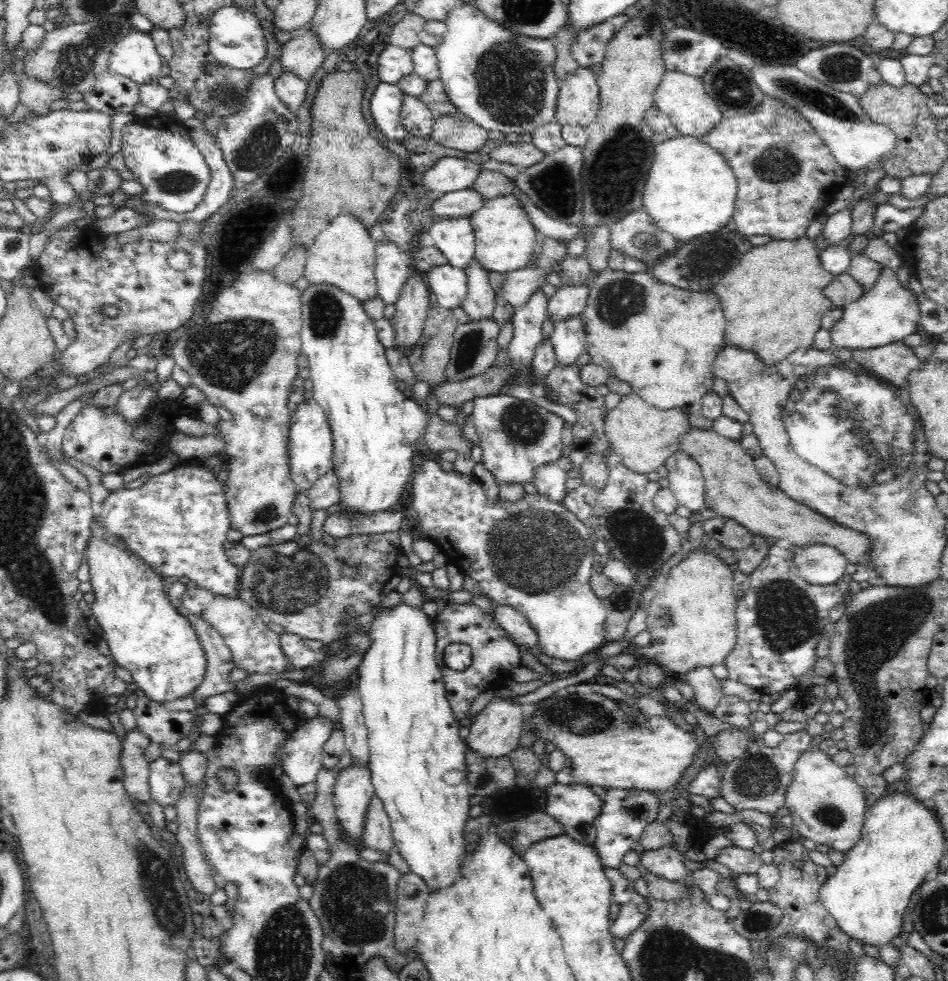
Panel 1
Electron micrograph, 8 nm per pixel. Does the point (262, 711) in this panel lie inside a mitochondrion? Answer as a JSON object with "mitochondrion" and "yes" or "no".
{"mitochondrion":"no"}

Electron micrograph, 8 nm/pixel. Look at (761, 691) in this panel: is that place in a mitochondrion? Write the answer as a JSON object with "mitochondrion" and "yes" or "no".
{"mitochondrion":"no"}

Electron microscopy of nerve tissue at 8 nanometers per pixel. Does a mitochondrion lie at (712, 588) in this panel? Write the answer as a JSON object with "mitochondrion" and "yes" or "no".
{"mitochondrion":"no"}

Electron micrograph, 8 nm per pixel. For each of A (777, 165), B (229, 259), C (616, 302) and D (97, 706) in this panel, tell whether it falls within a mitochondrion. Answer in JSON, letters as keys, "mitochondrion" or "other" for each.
{"A":"mitochondrion","B":"other","C":"mitochondrion","D":"other"}

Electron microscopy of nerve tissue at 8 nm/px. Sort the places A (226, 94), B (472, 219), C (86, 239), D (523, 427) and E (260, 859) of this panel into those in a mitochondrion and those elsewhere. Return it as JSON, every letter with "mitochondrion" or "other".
{"A":"mitochondrion","B":"other","C":"other","D":"mitochondrion","E":"other"}

